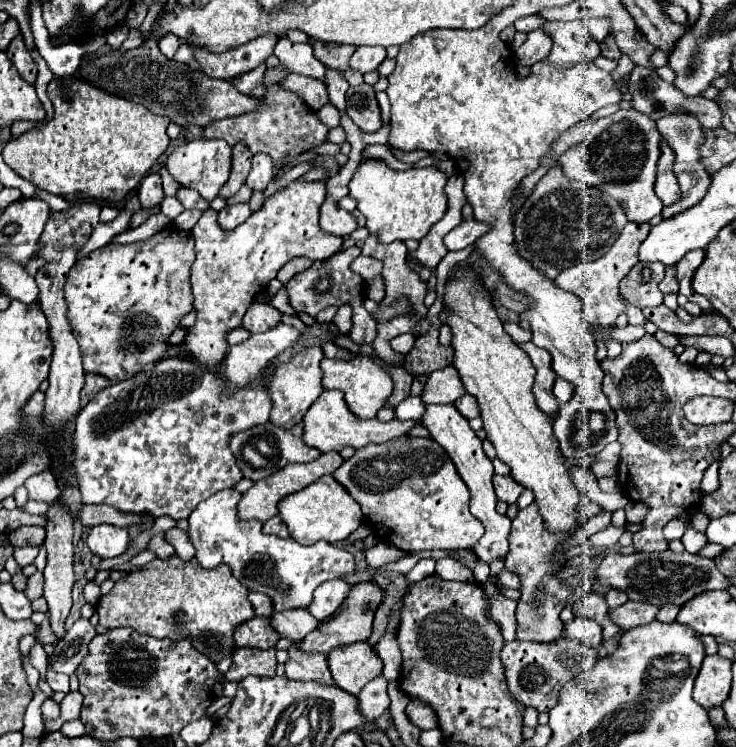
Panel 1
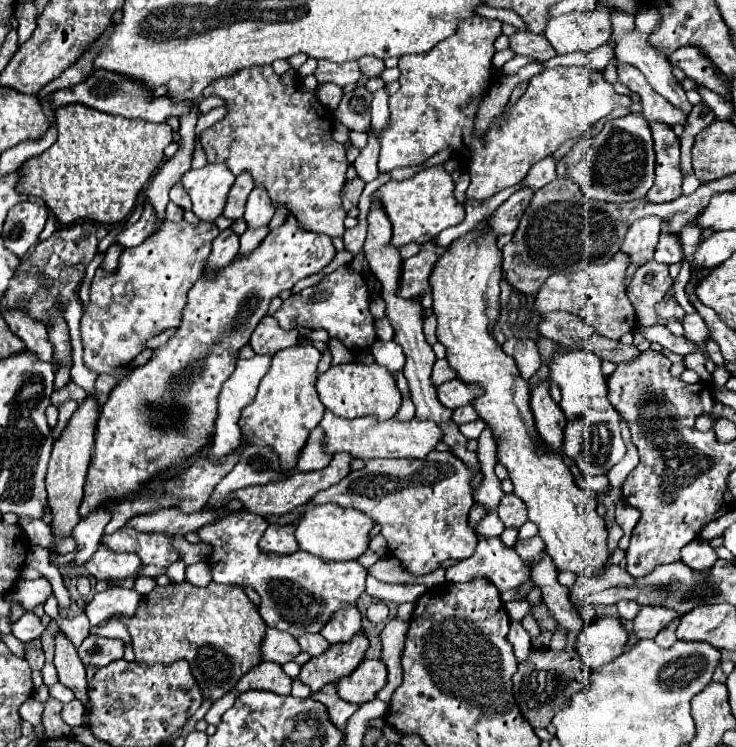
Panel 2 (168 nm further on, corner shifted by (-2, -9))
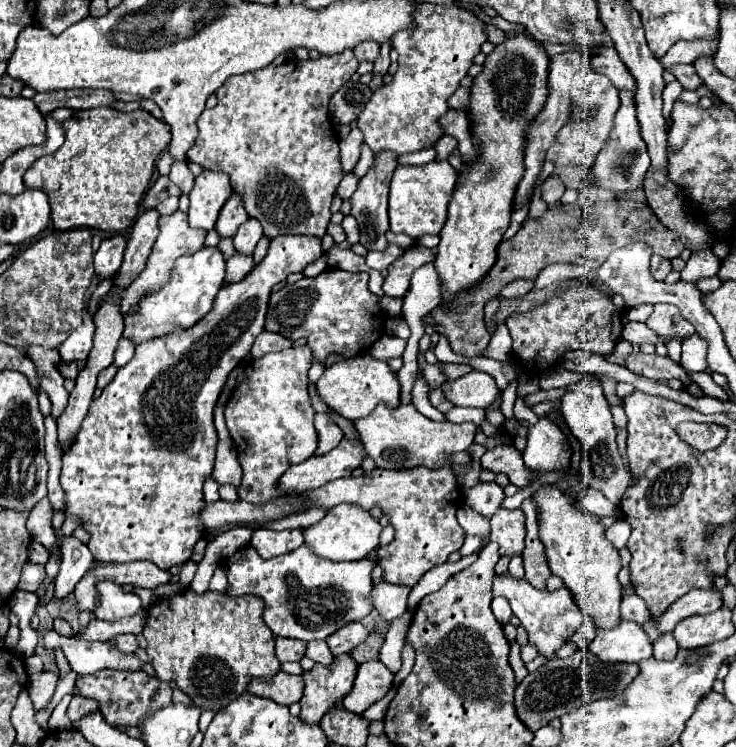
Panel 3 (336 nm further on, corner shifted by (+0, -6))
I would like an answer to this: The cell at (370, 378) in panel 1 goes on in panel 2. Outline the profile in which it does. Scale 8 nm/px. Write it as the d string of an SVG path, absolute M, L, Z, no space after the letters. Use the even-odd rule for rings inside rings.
M352 363L352 365L336 365L330 367L324 375L318 377L316 383L320 401L324 403L326 409L330 409L338 417L362 417L368 413L376 413L380 421L392 419L402 403L402 395L396 387L396 381L392 373L382 367L382 365L362 365L362 363Z

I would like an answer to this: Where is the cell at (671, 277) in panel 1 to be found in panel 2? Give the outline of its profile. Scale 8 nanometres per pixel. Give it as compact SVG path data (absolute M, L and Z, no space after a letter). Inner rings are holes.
M668 299L668 301L660 301L658 303L658 317L662 319L660 323L668 323L668 321L682 321L684 319L684 309L678 305L676 299Z

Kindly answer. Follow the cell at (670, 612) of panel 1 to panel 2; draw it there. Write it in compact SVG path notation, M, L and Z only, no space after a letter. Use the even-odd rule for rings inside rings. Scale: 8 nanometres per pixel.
M672 621L668 627L664 627L658 635L656 635L656 643L662 647L662 649L668 649L670 645L674 645L674 641L676 641L676 627L678 627L678 621Z

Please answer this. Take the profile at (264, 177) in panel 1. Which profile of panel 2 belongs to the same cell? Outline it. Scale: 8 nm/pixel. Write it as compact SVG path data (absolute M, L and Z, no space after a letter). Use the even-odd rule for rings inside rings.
M252 189L246 203L246 213L244 213L244 221L248 229L264 227L272 219L272 215L274 215L274 207L268 193L264 189Z

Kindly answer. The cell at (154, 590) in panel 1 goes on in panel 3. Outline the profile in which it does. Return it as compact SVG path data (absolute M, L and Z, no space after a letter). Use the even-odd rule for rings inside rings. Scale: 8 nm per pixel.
M184 588L180 594L158 598L146 608L146 624L142 636L146 638L146 654L152 660L156 676L160 680L174 680L198 708L210 708L214 712L228 706L248 682L256 676L272 676L280 670L280 662L274 656L274 634L262 620L262 602L256 596L228 596L222 592L198 594L192 588Z

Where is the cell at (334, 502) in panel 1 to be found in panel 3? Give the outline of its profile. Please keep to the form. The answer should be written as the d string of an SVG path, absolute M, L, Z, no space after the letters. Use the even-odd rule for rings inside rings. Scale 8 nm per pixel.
M338 504L326 512L326 516L304 530L304 544L320 558L342 562L342 560L362 560L374 548L378 548L378 536L382 526L370 516L370 512L360 510L356 504Z

